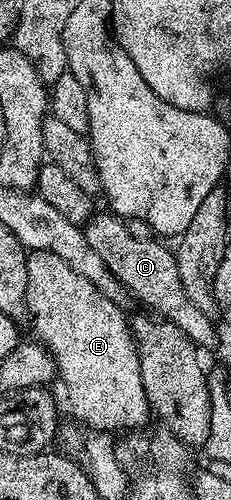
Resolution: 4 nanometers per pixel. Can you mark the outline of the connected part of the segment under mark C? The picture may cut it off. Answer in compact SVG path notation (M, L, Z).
M111 213L106 214L107 215L96 214L94 218L92 218L90 222L86 224L85 230L87 233L87 243L90 245L90 247L92 247L94 252L96 252L98 256L101 257L101 261L105 261L105 265L109 265L109 269L113 273L113 277L117 277L117 281L119 282L119 284L123 286L125 290L130 291L132 296L134 296L136 300L140 299L140 301L143 302L145 306L152 307L152 309L147 309L150 309L152 312L154 312L156 316L167 319L173 325L177 325L179 328L181 328L181 330L184 331L184 333L187 334L189 338L191 338L191 340L193 340L196 347L200 349L206 349L206 347L209 346L210 343L213 342L215 339L215 331L213 328L211 328L212 316L208 314L208 312L202 311L201 309L197 309L197 305L193 305L193 301L189 301L189 297L185 297L185 289L181 285L181 273L177 273L177 261L175 260L174 250L172 250L170 246L167 248L166 245L163 244L166 242L160 241L158 238L155 237L149 238L147 240L141 240L140 238L132 237L132 235L126 232L126 225L122 218L116 217L114 214Z

